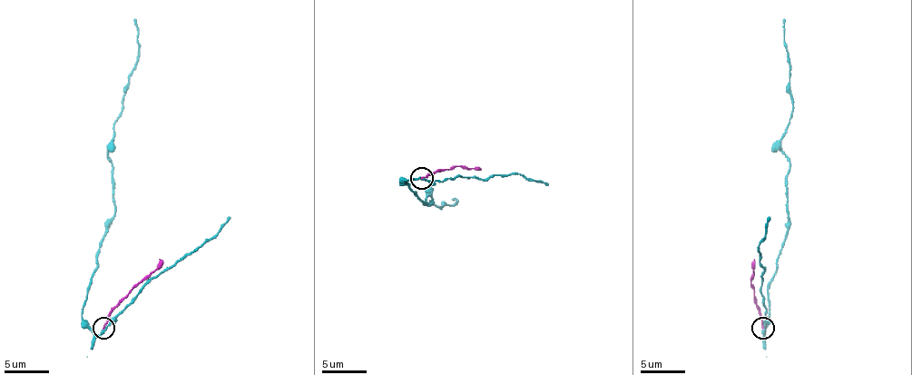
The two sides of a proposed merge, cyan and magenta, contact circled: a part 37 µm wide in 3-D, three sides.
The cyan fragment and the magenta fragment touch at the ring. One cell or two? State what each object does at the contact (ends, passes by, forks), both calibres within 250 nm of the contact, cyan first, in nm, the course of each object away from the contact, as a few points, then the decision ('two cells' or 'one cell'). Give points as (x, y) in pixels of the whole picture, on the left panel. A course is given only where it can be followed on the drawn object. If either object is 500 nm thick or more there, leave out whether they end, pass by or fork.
cyan passes by | magenta ends | 170/130 nm | cyan via (104, 328), (97, 335), (82, 317), (82, 308), (106, 222), (115, 213), (109, 151), (137, 60), (135, 18) | magenta via (104, 328), (109, 312), (161, 260) | two cells

